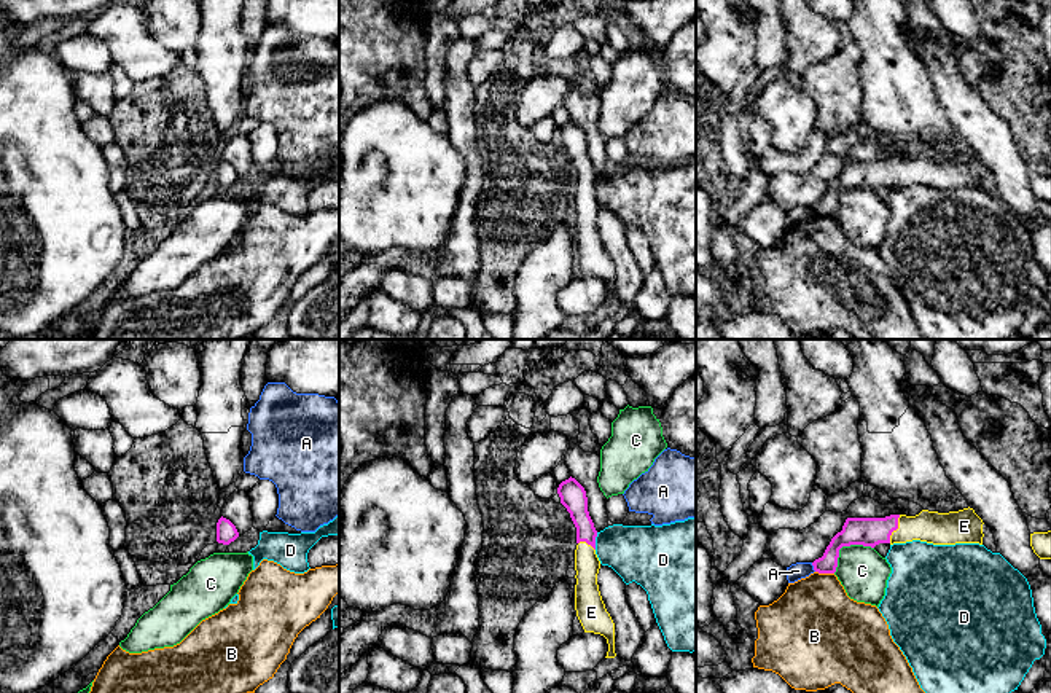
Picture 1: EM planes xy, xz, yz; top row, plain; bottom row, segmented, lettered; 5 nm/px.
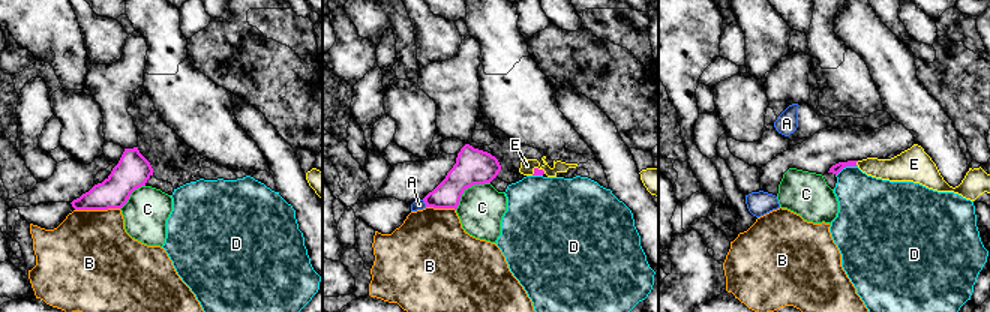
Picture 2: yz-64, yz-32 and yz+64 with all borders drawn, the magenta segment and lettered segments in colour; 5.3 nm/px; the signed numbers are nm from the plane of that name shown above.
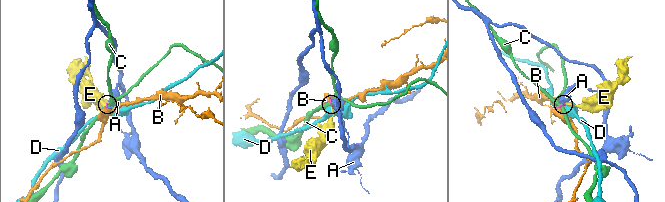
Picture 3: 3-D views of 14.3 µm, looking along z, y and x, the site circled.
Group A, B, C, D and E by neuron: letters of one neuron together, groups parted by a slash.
A / B / C / D / E

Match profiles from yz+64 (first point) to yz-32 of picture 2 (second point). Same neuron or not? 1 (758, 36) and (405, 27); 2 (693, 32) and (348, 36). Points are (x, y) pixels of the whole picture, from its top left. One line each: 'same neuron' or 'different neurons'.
1: different neurons
2: same neuron

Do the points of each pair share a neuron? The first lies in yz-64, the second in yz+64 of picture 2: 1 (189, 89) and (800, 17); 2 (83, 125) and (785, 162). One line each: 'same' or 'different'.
1: different
2: different

